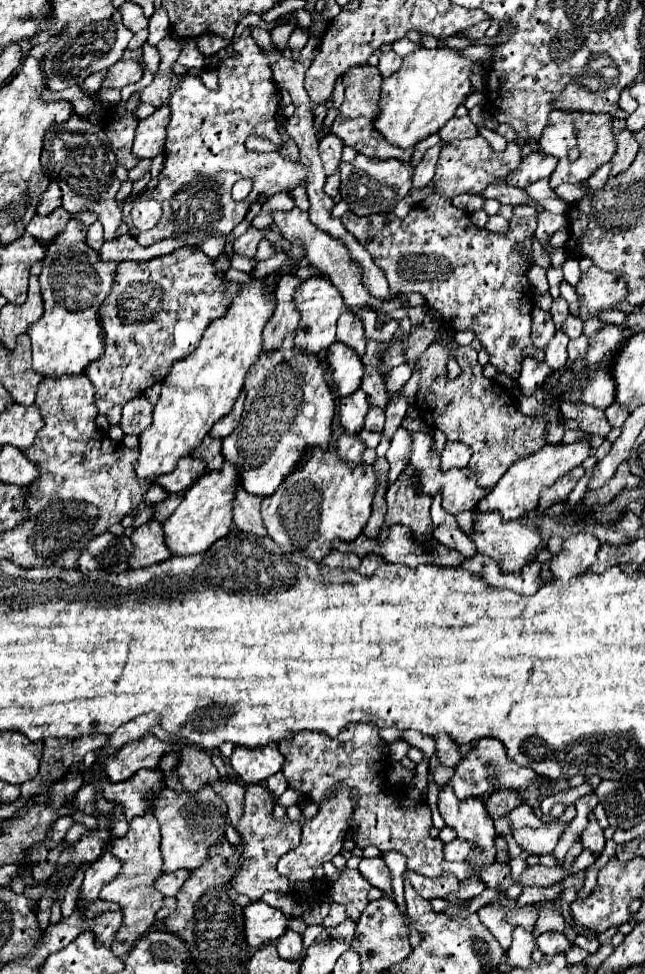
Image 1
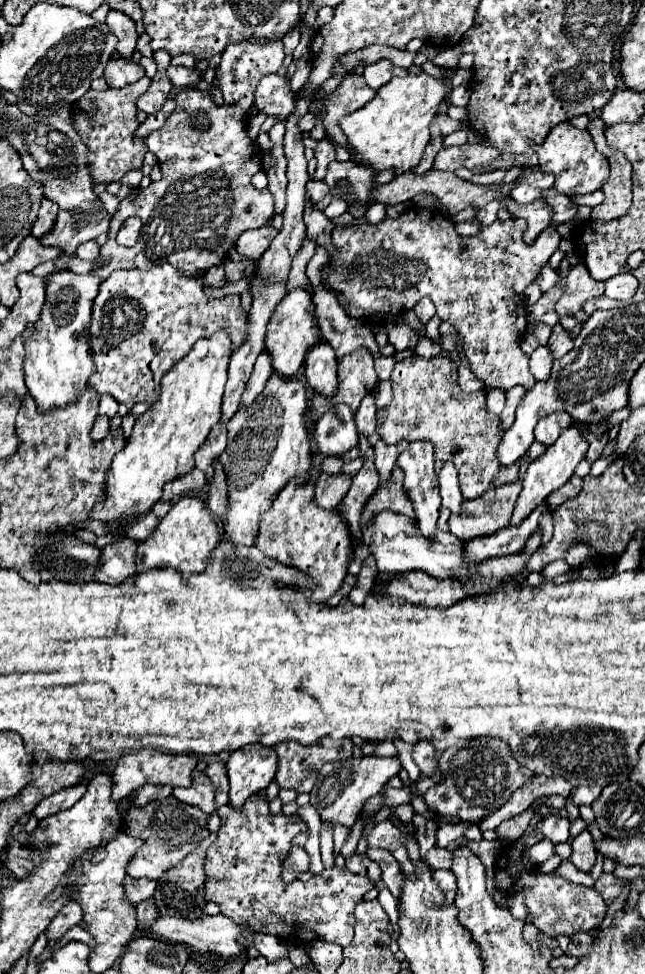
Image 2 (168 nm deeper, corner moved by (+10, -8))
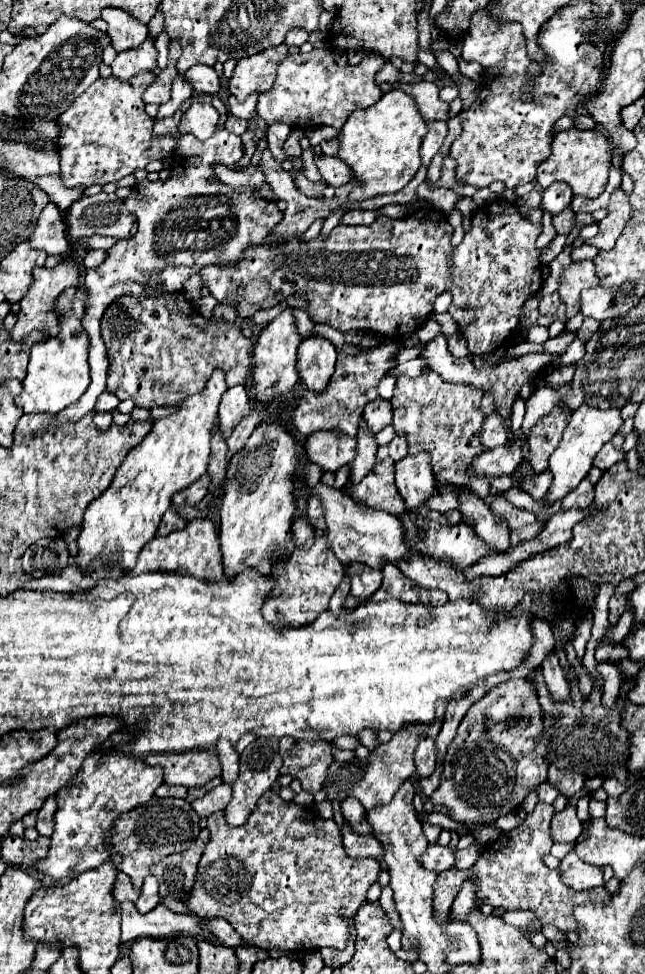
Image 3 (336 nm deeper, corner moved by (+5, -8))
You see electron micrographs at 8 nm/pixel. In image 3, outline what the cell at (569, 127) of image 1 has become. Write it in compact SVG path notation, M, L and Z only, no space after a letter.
M571 127L553 137L551 155L545 163L541 163L541 167L537 171L537 183L541 189L547 189L553 181L563 181L571 187L573 195L595 199L595 197L599 197L601 191L605 191L611 157L613 157L611 145L601 131L597 131L597 129L579 131L579 129Z

